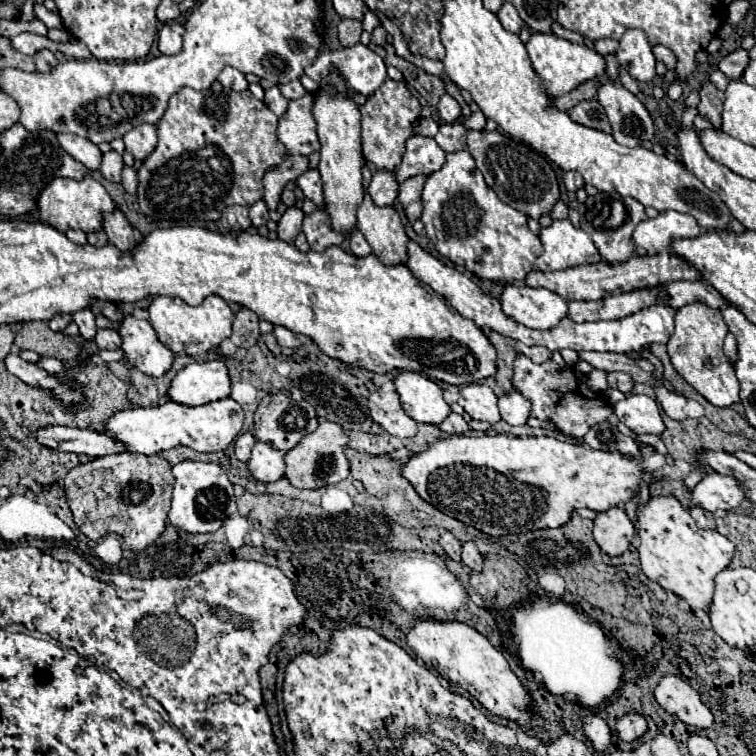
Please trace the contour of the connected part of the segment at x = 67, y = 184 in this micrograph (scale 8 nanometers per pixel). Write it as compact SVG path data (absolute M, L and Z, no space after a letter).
M85 176L81 182L71 180L71 178L55 178L39 194L37 206L39 208L31 214L33 218L37 218L45 224L51 224L59 232L73 228L73 230L83 230L85 234L89 234L93 230L101 230L103 228L103 214L115 210L115 204L113 204L111 196L107 194L107 190L97 180L93 180L89 176Z

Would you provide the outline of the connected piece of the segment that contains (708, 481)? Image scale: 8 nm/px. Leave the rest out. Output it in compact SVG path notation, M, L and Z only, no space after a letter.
M709 474L705 476L693 490L691 490L691 506L699 506L703 510L715 512L717 508L735 510L739 508L739 502L745 498L745 492L739 488L739 482L735 478L723 476L723 474Z

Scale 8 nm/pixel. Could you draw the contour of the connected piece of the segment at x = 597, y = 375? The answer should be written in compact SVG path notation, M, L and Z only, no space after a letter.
M593 370L591 374L587 374L589 378L589 388L597 390L597 392L605 392L607 390L607 374L603 370Z

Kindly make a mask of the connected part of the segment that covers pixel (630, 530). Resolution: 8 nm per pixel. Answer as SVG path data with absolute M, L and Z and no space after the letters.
M609 508L607 512L601 512L595 518L595 528L593 528L593 538L599 544L603 554L621 556L631 540L635 536L635 528L627 514L621 508Z

